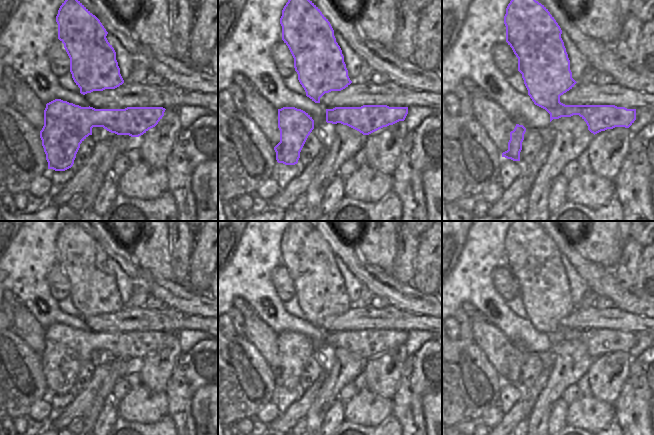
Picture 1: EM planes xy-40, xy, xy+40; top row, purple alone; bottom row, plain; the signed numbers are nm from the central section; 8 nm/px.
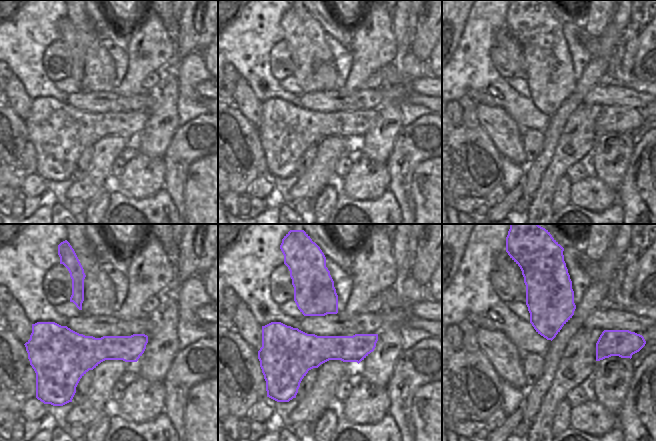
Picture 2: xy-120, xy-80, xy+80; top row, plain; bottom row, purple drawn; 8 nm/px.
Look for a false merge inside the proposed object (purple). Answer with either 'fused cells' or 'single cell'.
single cell

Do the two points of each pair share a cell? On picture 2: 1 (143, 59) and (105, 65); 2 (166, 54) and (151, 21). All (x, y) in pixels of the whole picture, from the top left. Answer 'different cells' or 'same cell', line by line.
1: different cells
2: same cell

